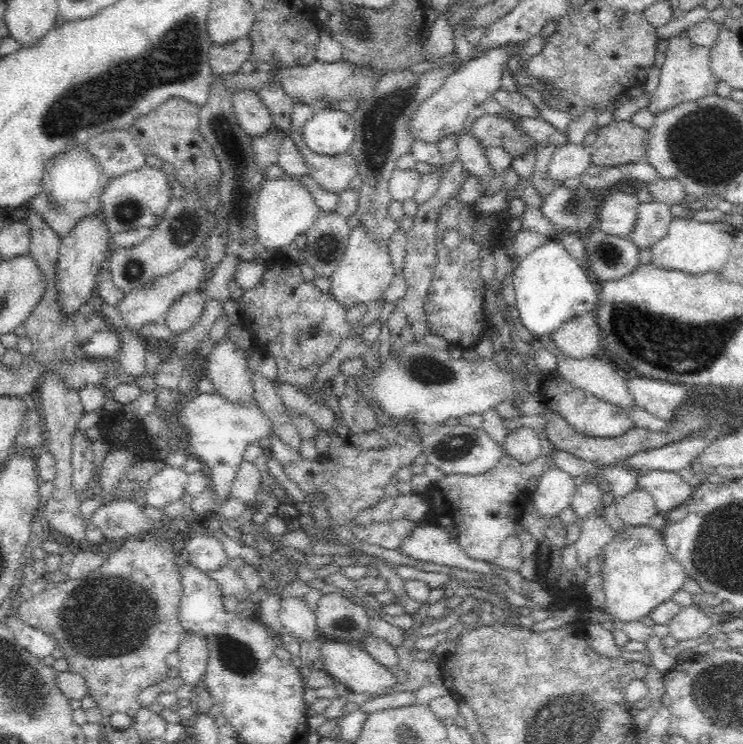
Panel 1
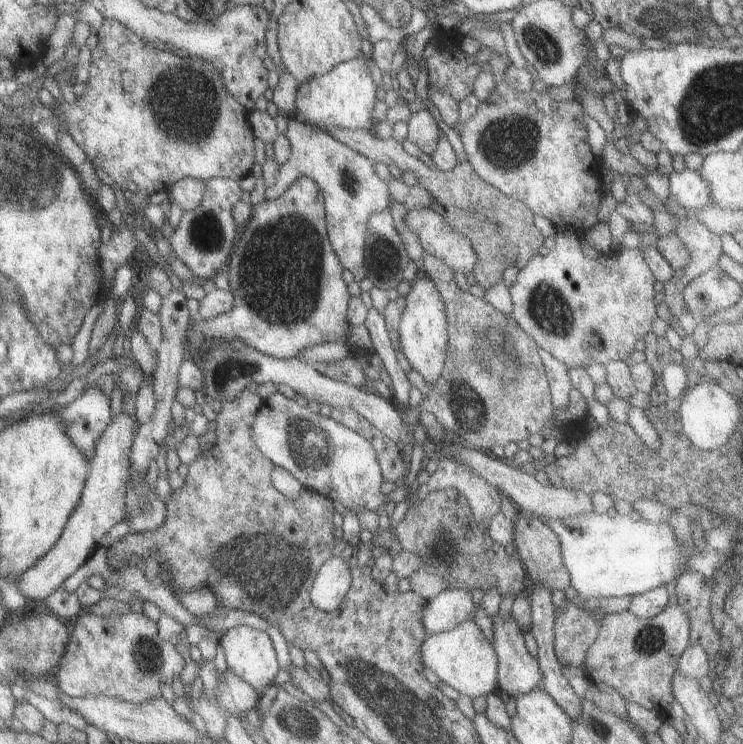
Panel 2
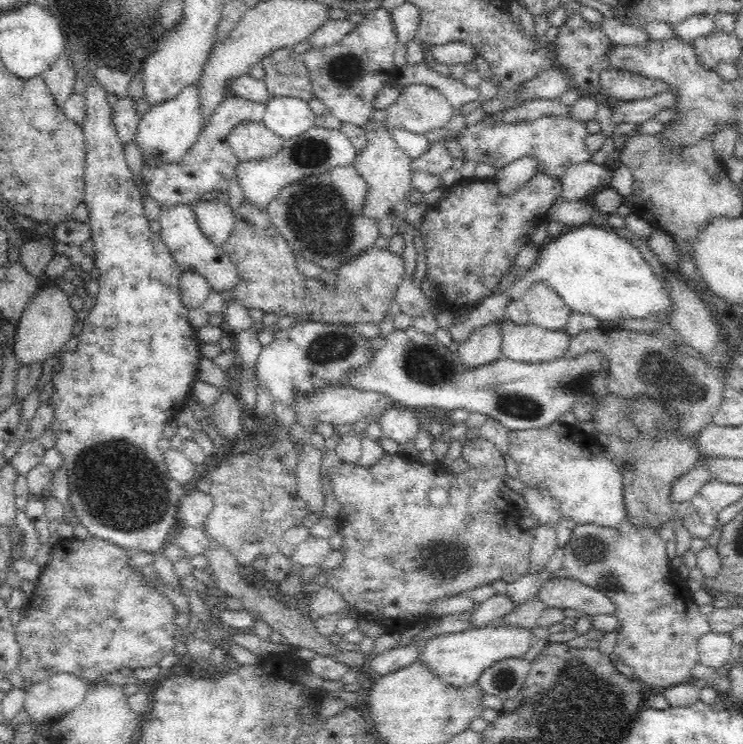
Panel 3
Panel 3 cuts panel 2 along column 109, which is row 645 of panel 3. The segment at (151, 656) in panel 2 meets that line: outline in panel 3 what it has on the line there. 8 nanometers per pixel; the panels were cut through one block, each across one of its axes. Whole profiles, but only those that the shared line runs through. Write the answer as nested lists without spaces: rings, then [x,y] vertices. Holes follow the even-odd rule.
[[[626,522],[618,529],[606,529],[595,525],[577,525],[570,536],[570,540],[567,546],[564,548],[564,558],[562,558],[562,569],[564,577],[580,582],[580,584],[597,590],[610,599],[613,604],[614,612],[611,614],[618,624],[616,630],[616,647],[615,656],[620,657],[626,666],[630,666],[633,670],[633,679],[650,686],[650,688],[656,688],[656,690],[666,690],[666,688],[672,688],[672,686],[678,686],[678,684],[684,684],[686,680],[690,680],[692,677],[692,670],[696,664],[700,664],[699,657],[699,641],[702,636],[709,634],[712,631],[710,619],[708,615],[702,613],[697,607],[695,607],[695,600],[692,592],[688,588],[687,579],[682,579],[677,570],[672,568],[671,559],[667,554],[667,542],[660,537],[657,528],[651,528],[650,526],[635,526],[634,524]]]

